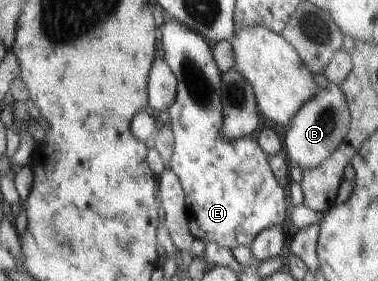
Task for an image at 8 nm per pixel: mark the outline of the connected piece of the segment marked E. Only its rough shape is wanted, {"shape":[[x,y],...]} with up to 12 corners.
{"shape":[[161,29],[179,78],[169,167],[207,244],[251,247],[289,217],[257,136],[231,141],[204,35]]}

